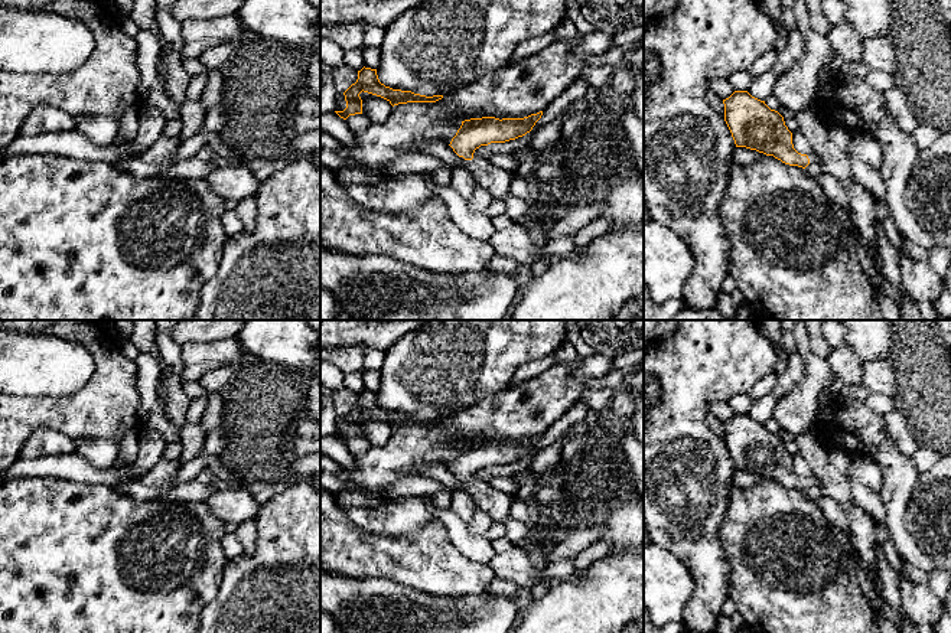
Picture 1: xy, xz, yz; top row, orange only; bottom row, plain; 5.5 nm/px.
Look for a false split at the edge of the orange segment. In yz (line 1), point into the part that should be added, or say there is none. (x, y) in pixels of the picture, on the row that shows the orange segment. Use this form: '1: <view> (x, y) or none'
1: yz (814, 159)

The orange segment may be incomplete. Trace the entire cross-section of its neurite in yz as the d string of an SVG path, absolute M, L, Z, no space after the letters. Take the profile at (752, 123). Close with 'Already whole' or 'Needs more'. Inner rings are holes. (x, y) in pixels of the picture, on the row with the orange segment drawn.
M735 91L723 99L723 104L724 121L736 147L756 150L802 169L810 163L820 163L814 153L807 156L794 149L792 133L785 125L784 117L771 110L765 101L752 97L748 91Z. Needs more

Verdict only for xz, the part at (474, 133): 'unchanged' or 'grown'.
grown

